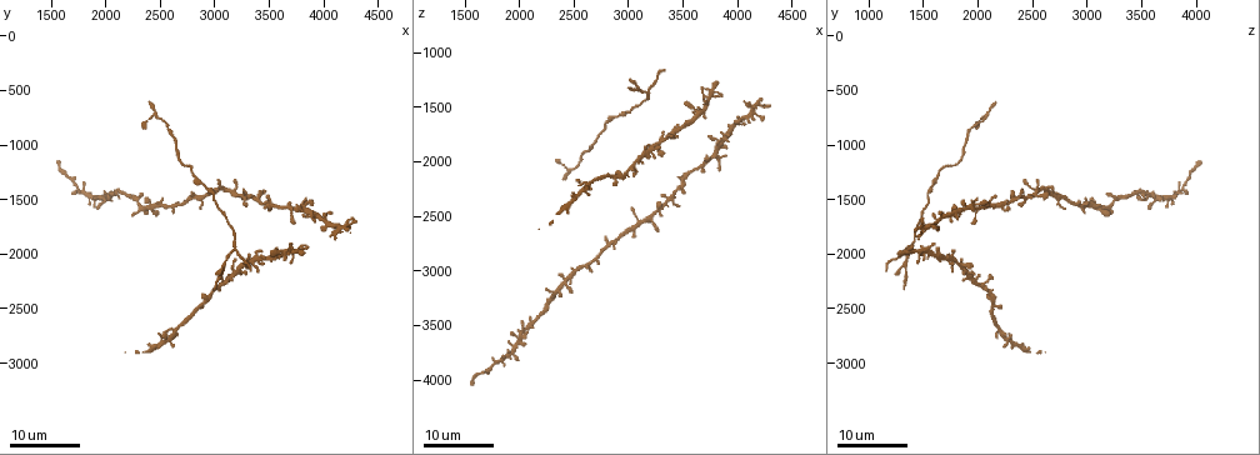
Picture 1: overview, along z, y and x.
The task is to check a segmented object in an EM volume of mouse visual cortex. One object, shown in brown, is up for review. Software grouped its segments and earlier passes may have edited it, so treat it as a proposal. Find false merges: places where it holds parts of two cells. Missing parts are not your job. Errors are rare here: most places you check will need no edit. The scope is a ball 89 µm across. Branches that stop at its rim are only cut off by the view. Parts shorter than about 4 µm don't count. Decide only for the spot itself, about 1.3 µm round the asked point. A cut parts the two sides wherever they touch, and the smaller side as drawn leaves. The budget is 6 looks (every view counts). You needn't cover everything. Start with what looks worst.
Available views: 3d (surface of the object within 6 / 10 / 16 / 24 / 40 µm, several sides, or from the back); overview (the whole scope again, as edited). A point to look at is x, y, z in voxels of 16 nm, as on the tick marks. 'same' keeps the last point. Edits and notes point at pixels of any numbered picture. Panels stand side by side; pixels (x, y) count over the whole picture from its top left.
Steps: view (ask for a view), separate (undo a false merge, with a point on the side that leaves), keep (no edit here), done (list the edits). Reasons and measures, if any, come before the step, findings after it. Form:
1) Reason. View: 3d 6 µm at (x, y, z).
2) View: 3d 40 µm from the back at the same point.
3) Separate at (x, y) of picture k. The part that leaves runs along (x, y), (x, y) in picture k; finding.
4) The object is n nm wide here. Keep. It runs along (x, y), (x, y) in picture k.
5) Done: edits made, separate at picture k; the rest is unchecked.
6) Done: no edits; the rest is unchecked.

Arms part here. View: 3d 16 µm at (3160, 1940, 1380).

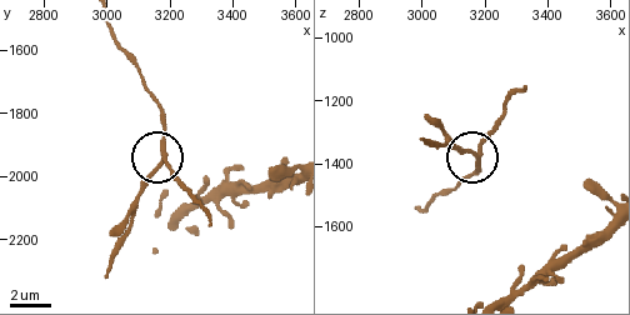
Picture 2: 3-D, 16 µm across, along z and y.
View: 3d 10 µm at (3170, 1960, 1380).

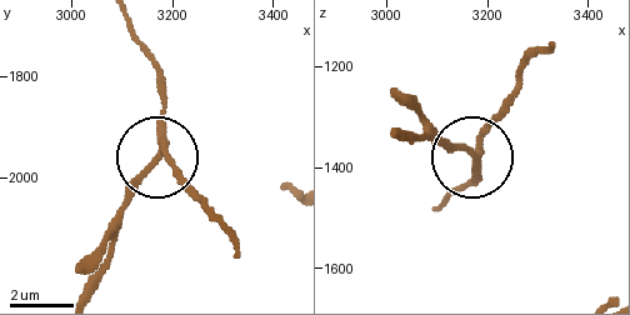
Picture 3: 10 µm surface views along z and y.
The side arm is 7 µm long; 3 arms meet here. Separate at (136, 175) of picture 3. Two cells meet here.

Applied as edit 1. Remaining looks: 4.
View: overview.

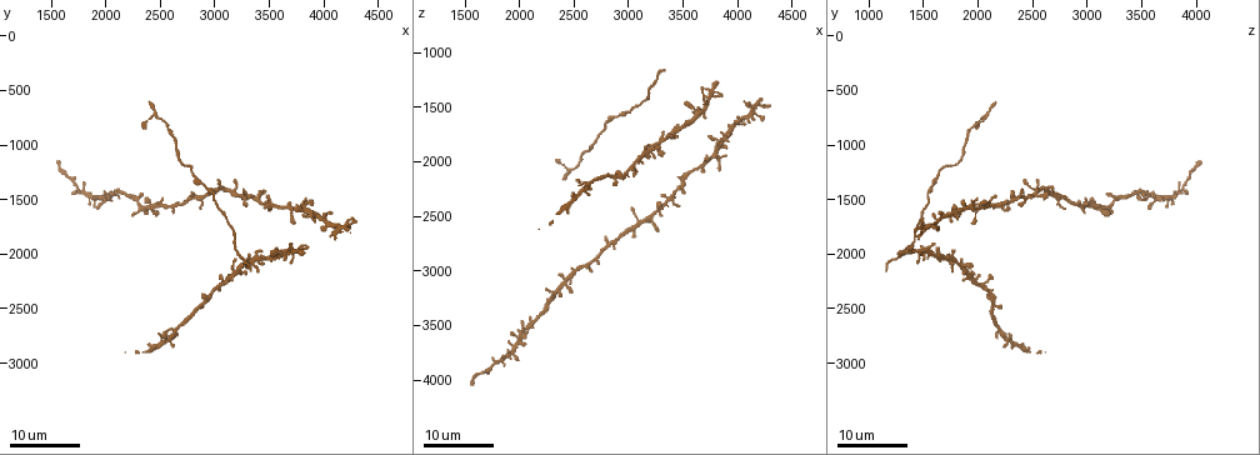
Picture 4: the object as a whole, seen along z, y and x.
Looks like a crossing. View: 3d 24 µm at (3620, 1980, 1520).

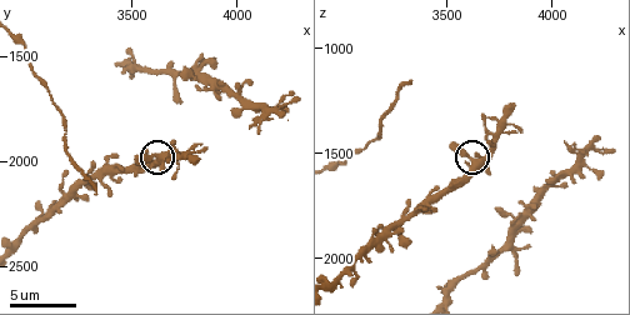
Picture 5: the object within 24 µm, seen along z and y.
View: 3d 6 µm at (3610, 1990, 1560).

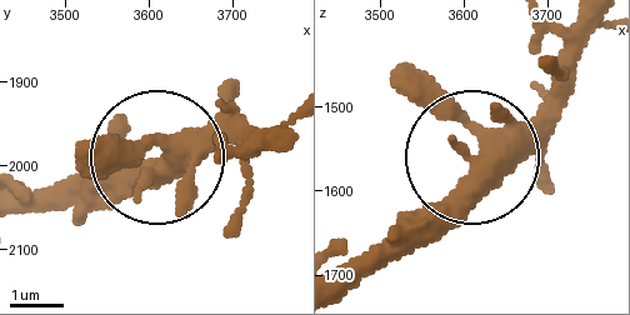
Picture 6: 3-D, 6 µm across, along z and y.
Keep. Continuous, no second cell.

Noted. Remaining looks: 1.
Done: edits made, separate at picture 3; the rest is unchecked.

